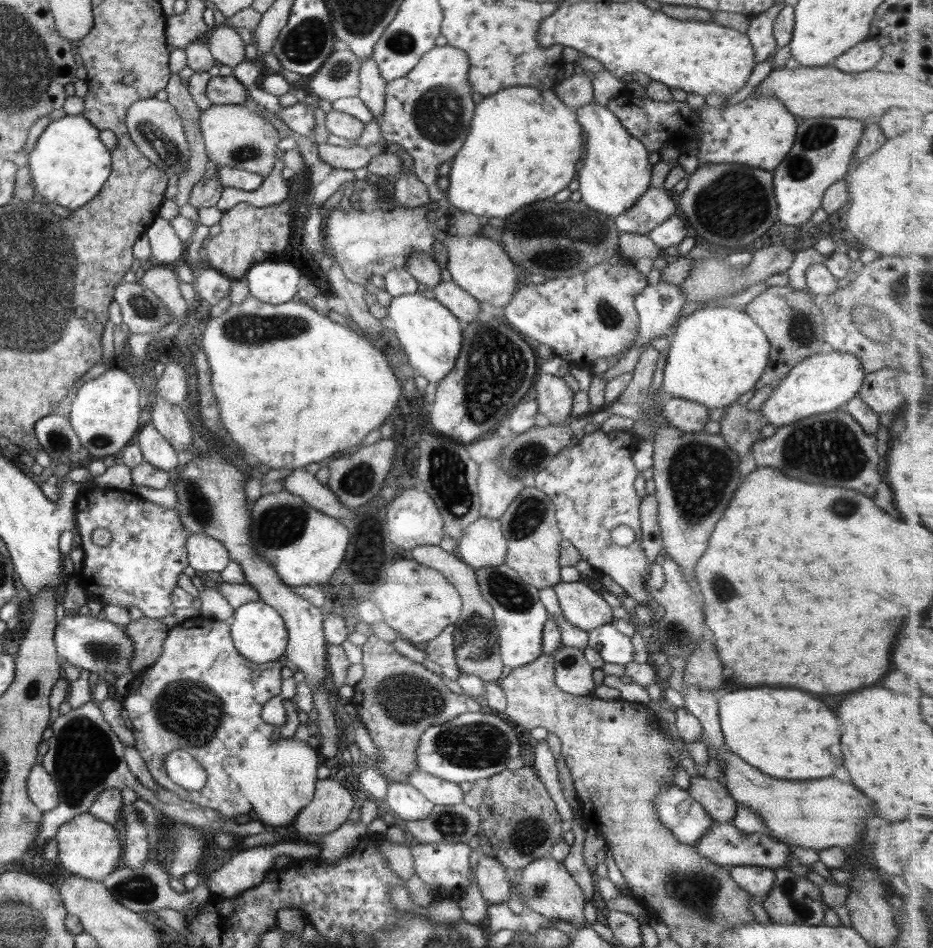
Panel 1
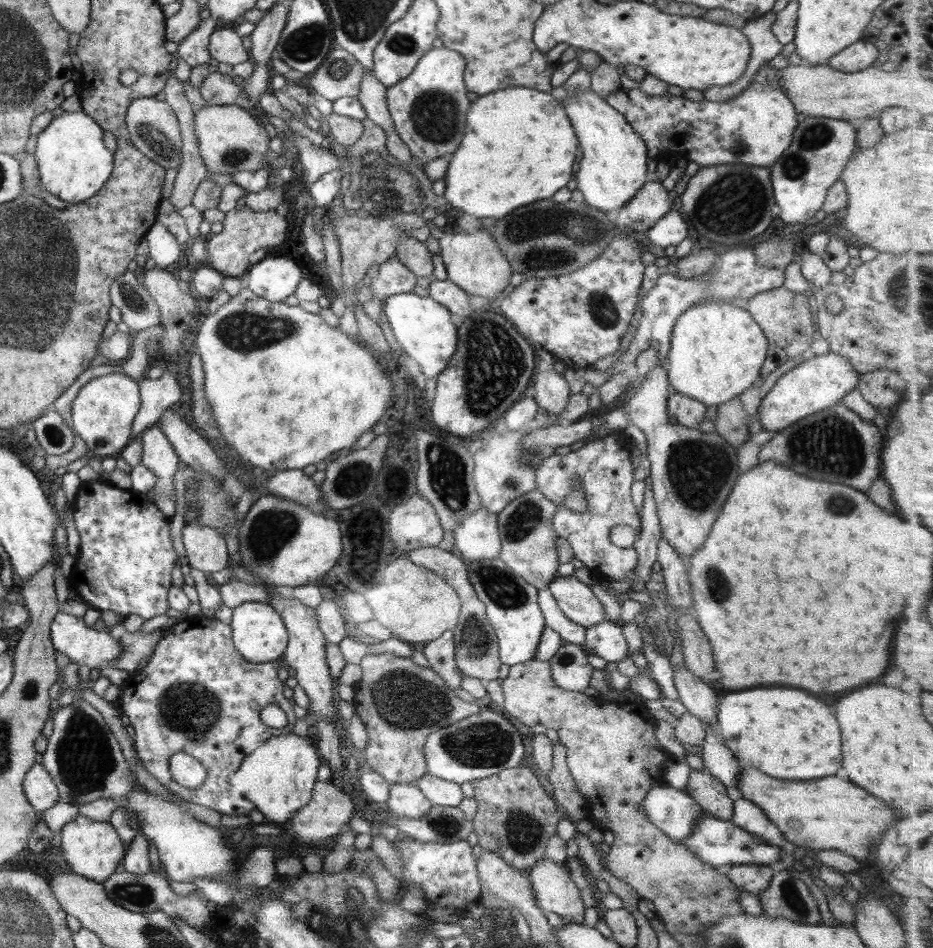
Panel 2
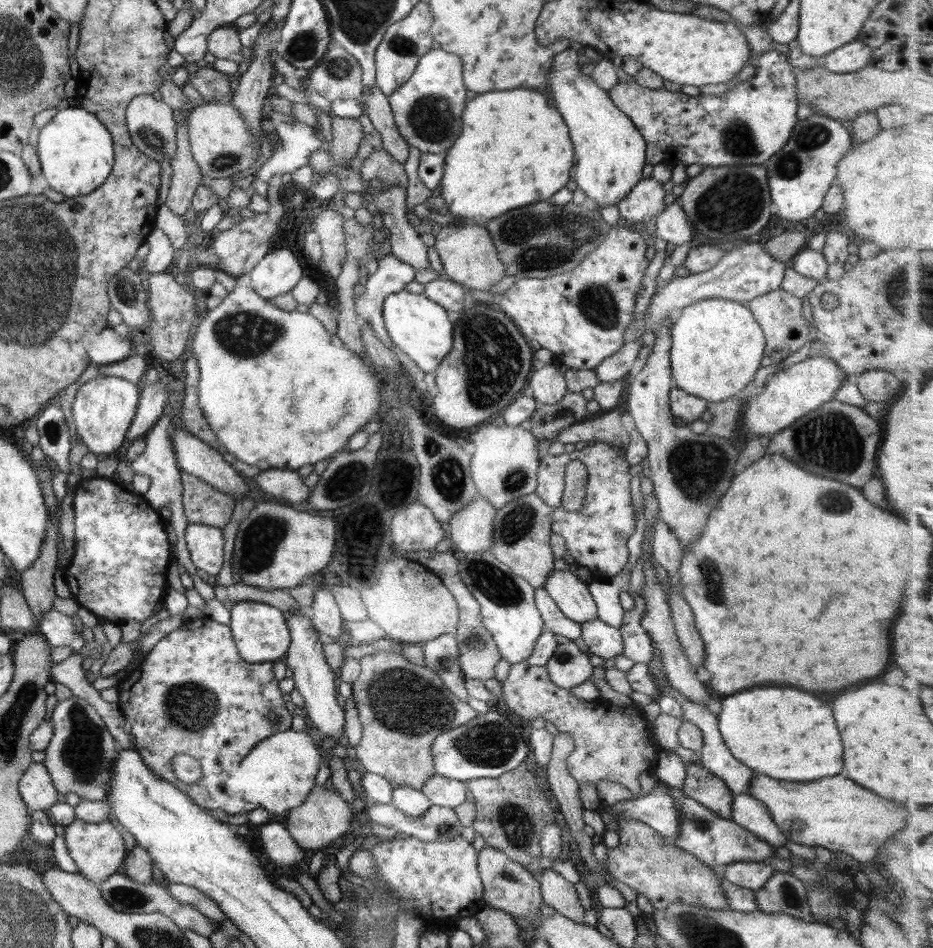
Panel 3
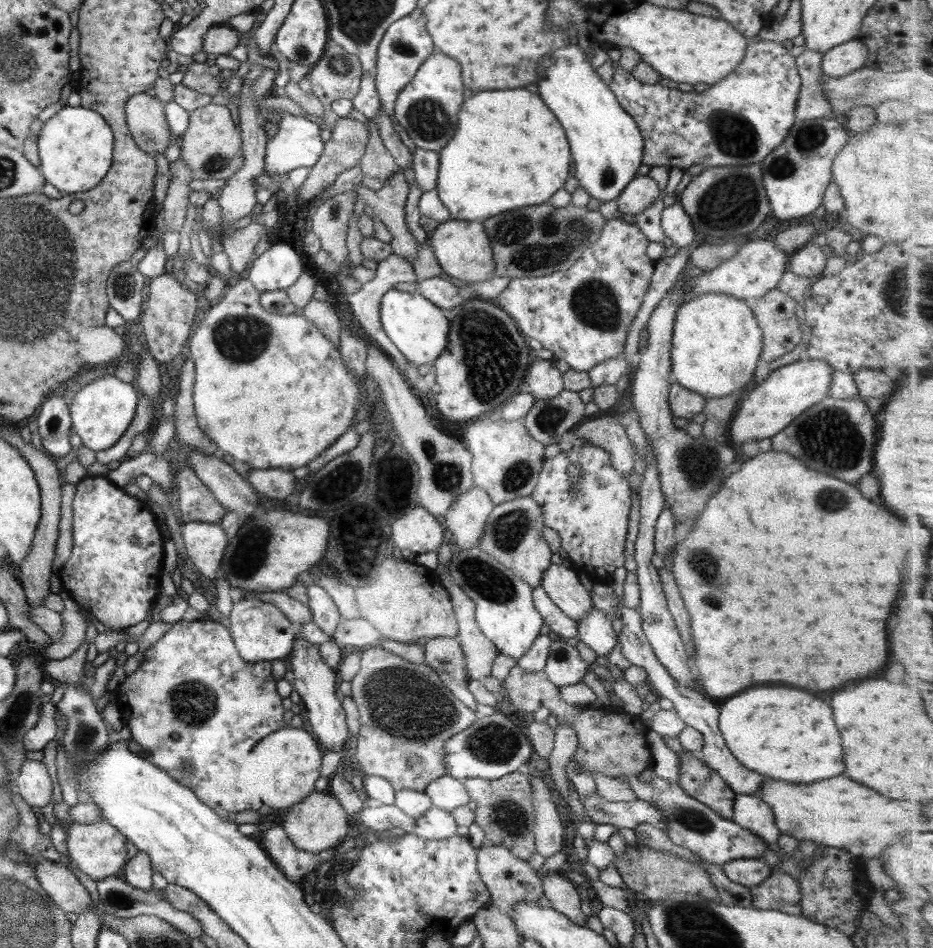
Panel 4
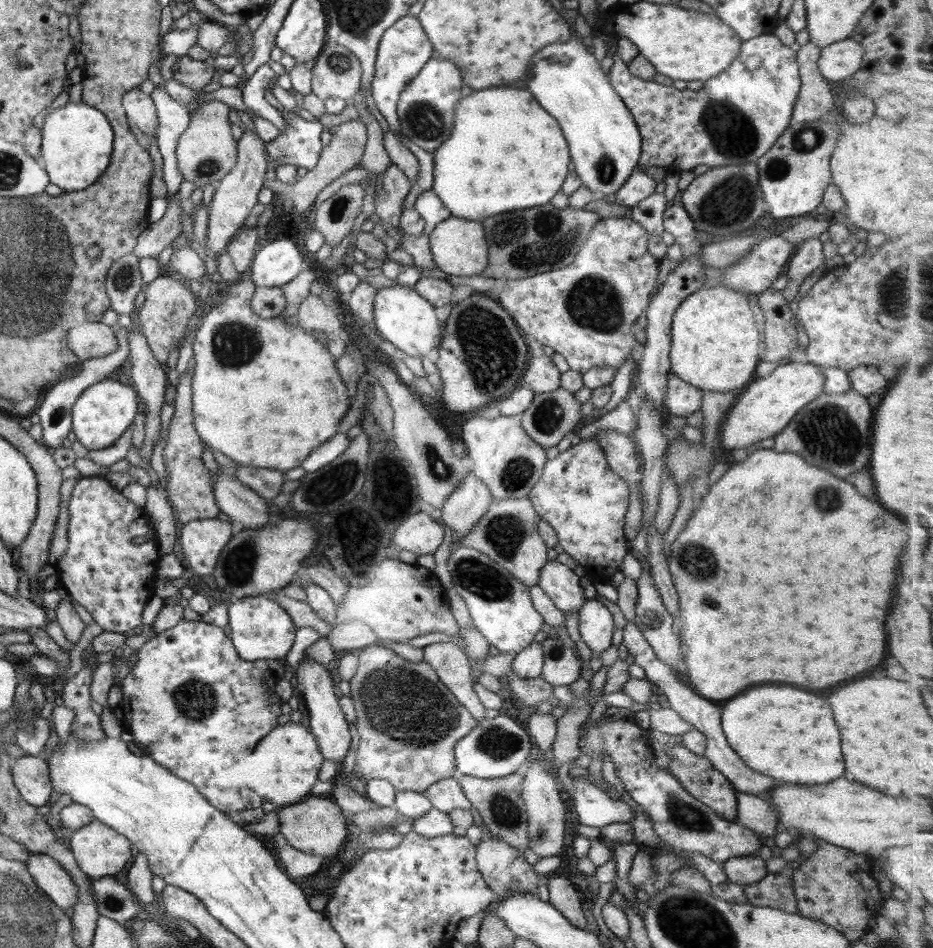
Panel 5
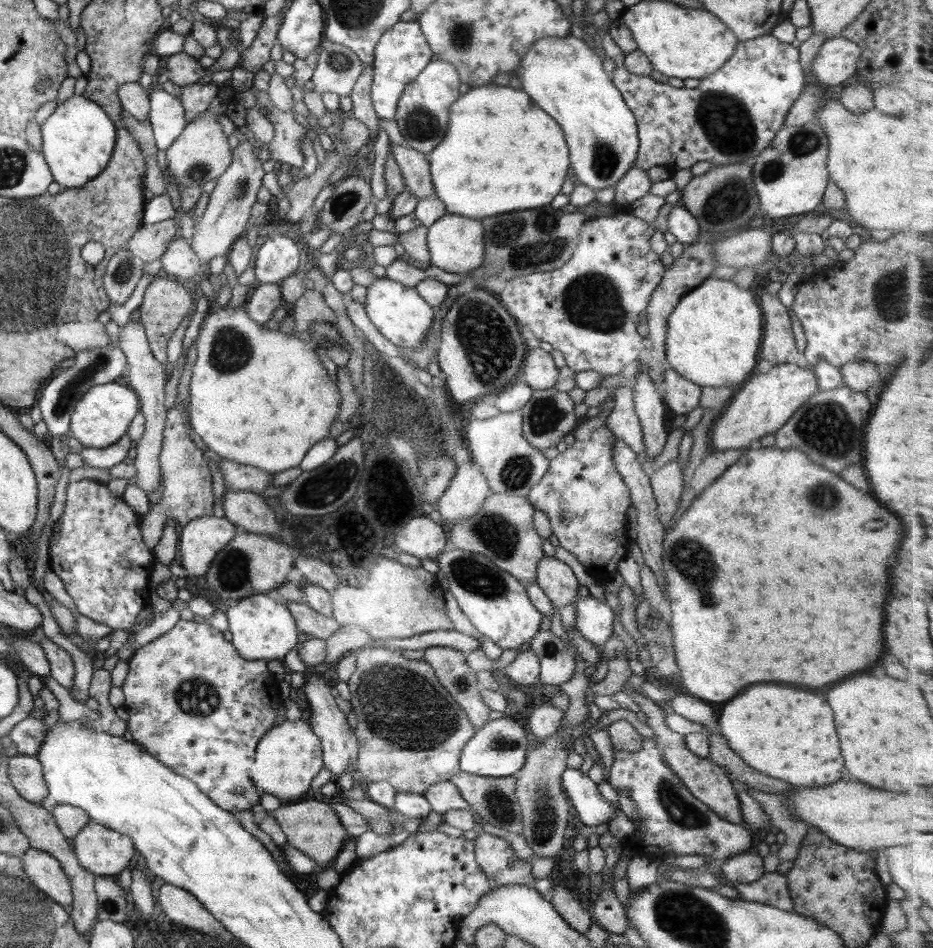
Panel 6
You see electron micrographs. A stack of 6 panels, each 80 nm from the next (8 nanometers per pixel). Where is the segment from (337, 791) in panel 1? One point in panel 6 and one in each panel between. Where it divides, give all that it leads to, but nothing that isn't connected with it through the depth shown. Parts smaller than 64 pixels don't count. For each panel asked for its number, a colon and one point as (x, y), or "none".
2: (330, 809)
3: (324, 816)
4: (318, 823)
5: (316, 825)
6: (313, 827)

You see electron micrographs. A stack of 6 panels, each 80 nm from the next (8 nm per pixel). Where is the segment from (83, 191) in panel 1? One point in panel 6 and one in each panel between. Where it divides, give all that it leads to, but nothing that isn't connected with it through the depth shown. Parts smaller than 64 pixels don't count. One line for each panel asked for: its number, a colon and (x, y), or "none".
2: (73, 162)
3: (76, 152)
4: (75, 145)
5: (77, 140)
6: (78, 139)

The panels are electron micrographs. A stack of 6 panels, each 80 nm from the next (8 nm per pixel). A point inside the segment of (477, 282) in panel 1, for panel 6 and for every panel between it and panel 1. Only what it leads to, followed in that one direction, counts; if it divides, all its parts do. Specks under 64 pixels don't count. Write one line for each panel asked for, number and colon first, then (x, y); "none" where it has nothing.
2: (473, 261)
3: (469, 257)
4: (462, 249)
5: (458, 246)
6: (456, 244)

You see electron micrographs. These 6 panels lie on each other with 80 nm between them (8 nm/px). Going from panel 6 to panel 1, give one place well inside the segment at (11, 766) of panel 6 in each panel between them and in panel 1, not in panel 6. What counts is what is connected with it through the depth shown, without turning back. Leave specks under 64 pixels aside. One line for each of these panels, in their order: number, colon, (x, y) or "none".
1: (43, 791)
2: (39, 788)
3: (36, 787)
4: (33, 784)
5: (31, 777)

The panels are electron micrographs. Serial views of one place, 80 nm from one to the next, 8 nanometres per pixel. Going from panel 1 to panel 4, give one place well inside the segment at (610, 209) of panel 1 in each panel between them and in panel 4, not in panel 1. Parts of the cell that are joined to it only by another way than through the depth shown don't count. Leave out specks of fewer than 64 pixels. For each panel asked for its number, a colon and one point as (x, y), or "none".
2: (612, 169)
3: (610, 152)
4: (607, 148)

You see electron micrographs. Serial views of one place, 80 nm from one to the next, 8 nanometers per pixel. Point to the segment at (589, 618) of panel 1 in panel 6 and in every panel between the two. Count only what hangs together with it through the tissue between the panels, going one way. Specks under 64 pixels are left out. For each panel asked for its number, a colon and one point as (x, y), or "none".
2: (576, 600)
3: (571, 595)
4: (562, 585)
5: (563, 587)
6: (557, 580)

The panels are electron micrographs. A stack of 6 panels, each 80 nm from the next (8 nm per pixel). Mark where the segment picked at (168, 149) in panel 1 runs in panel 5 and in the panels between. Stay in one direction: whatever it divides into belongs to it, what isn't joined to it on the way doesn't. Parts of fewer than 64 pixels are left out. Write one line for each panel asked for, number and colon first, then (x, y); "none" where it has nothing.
2: (153, 128)
3: (152, 128)
4: (146, 120)
5: (140, 110)

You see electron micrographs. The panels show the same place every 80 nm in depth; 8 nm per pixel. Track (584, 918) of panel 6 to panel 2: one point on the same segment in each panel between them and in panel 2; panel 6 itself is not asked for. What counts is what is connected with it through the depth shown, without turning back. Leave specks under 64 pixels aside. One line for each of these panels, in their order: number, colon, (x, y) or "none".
2: (554, 890)
3: (556, 891)
4: (560, 890)
5: (562, 895)

